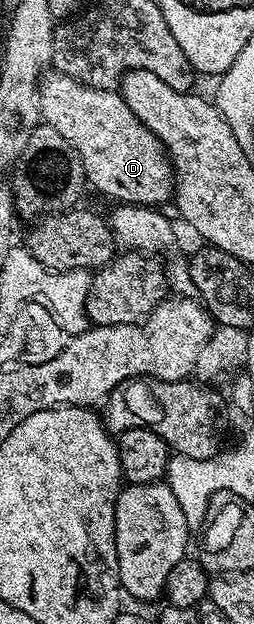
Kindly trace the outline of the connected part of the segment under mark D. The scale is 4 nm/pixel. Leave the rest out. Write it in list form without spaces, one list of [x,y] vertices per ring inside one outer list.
[[[50,69],[42,73],[37,87],[39,88],[39,104],[44,125],[55,128],[71,148],[81,158],[85,181],[90,187],[94,186],[101,194],[106,194],[117,204],[130,206],[160,207],[160,202],[165,202],[174,197],[173,192],[173,163],[165,152],[165,145],[127,108],[121,99],[120,93],[113,90],[100,90],[91,88],[87,84],[77,81],[76,78],[61,74]]]

